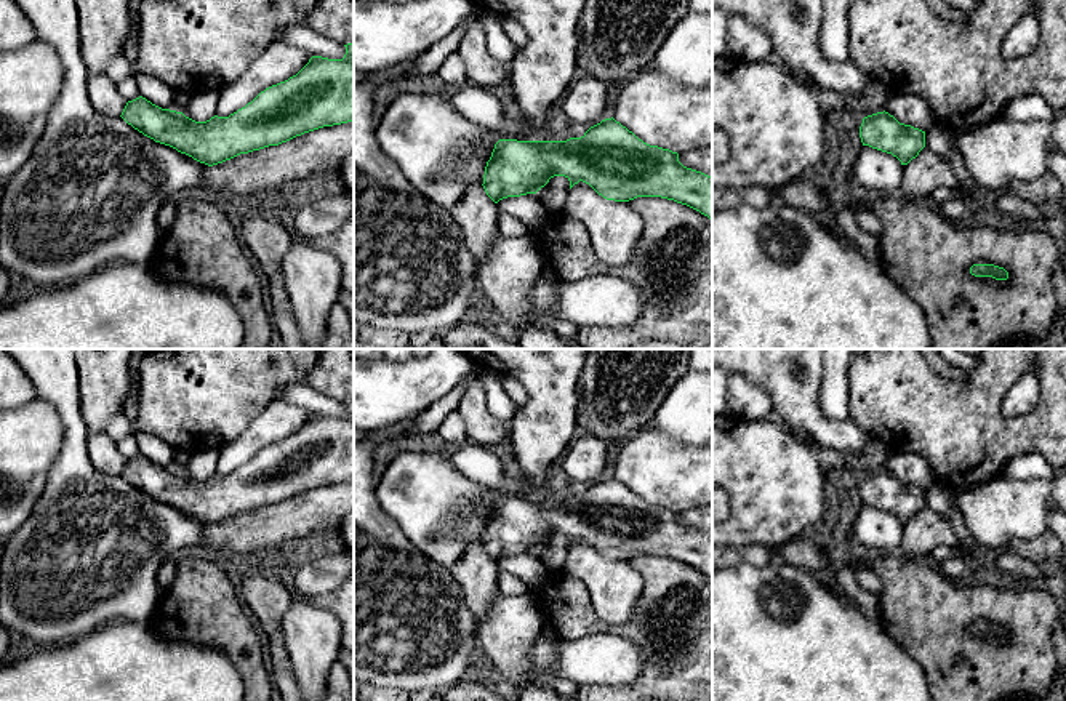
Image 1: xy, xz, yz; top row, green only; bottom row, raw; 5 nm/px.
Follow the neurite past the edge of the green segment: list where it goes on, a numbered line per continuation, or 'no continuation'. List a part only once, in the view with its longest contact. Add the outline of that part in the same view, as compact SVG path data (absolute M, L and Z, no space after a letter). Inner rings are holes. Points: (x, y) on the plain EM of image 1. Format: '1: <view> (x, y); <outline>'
no continuation

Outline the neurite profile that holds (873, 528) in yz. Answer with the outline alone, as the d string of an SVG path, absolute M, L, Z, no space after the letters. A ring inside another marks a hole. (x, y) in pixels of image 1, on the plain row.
M861 504L852 525L852 541L866 551L898 552L904 523L892 512Z

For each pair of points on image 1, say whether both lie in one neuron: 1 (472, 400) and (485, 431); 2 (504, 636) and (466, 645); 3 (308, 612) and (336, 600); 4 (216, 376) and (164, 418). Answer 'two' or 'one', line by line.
1: one
2: two
3: two
4: one

